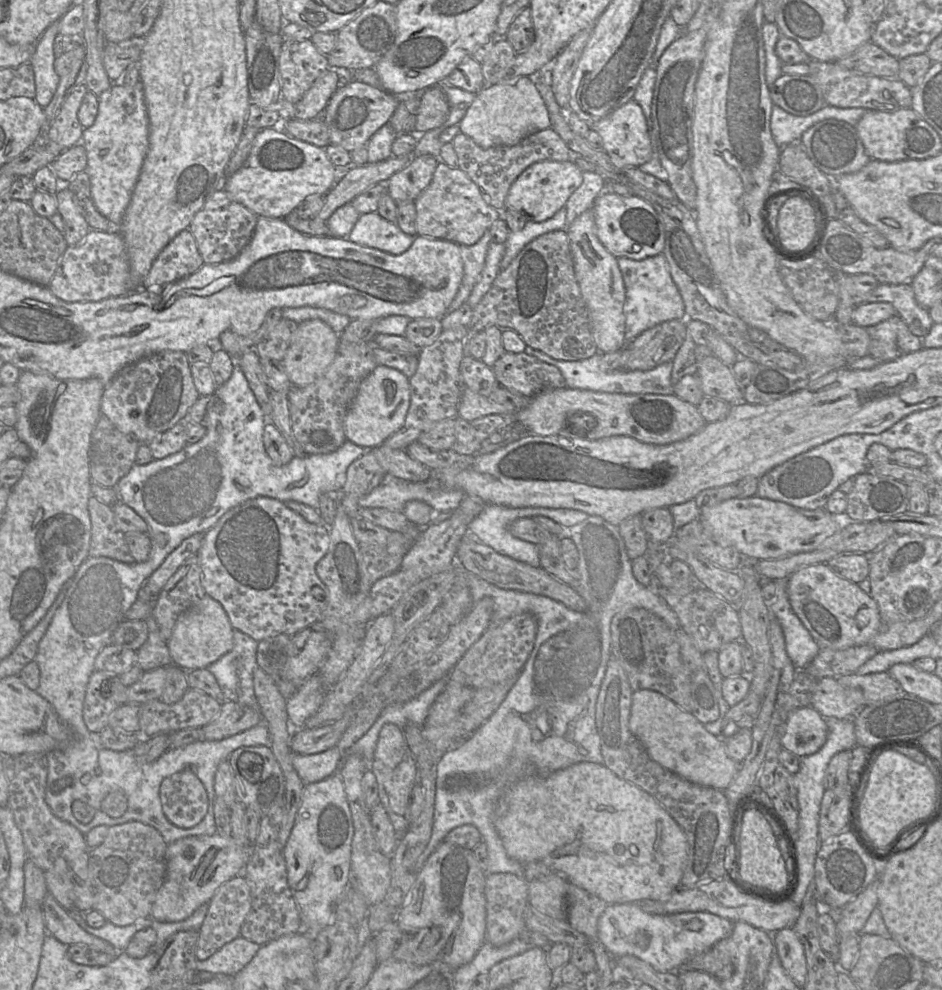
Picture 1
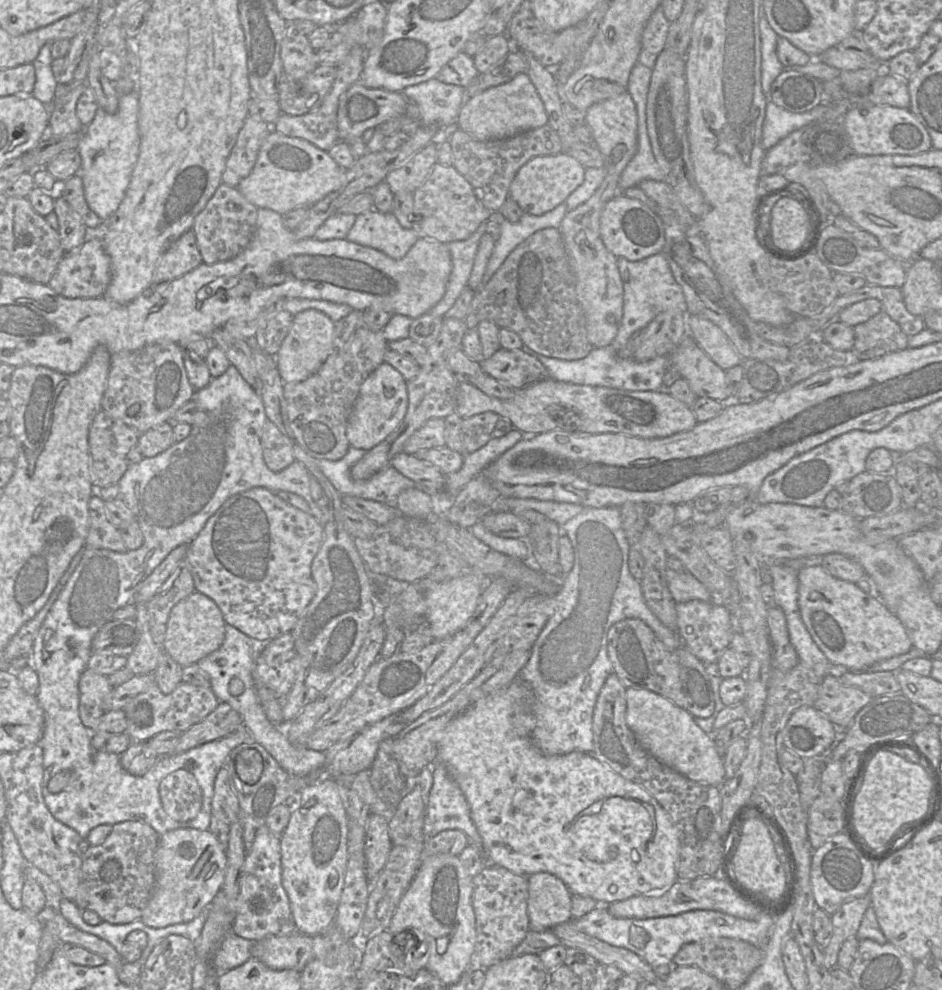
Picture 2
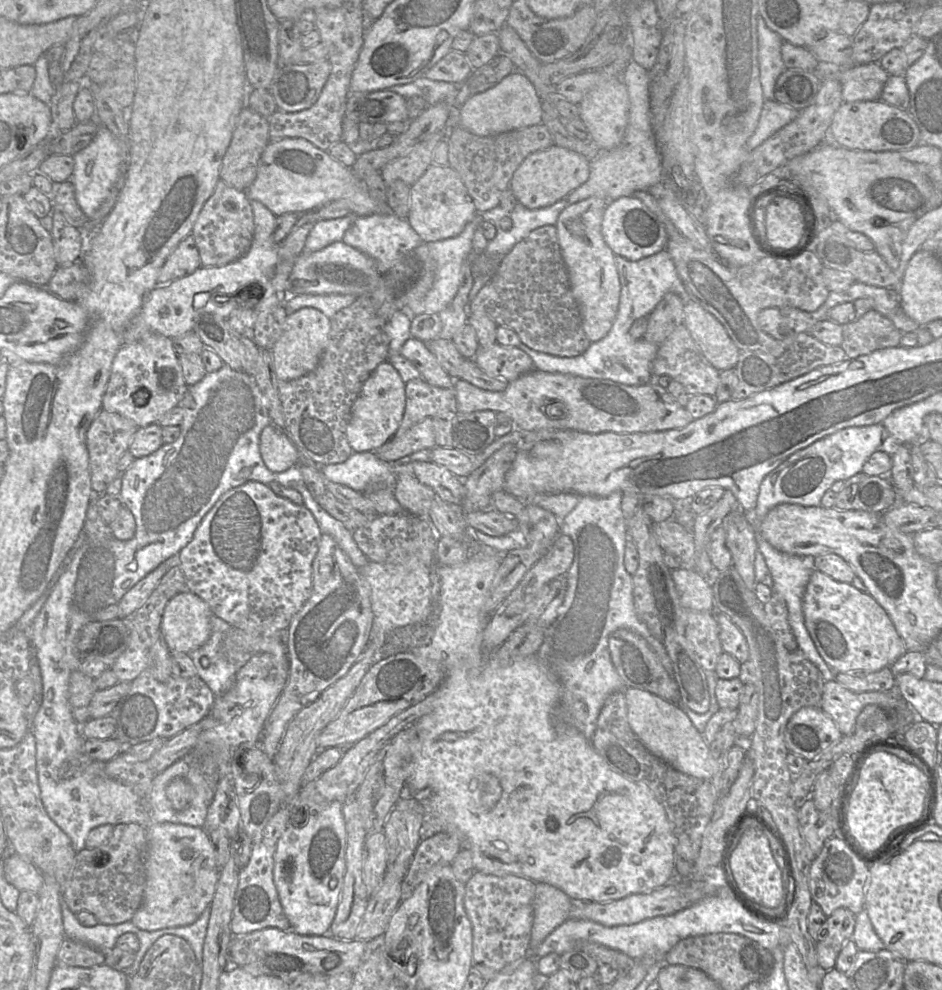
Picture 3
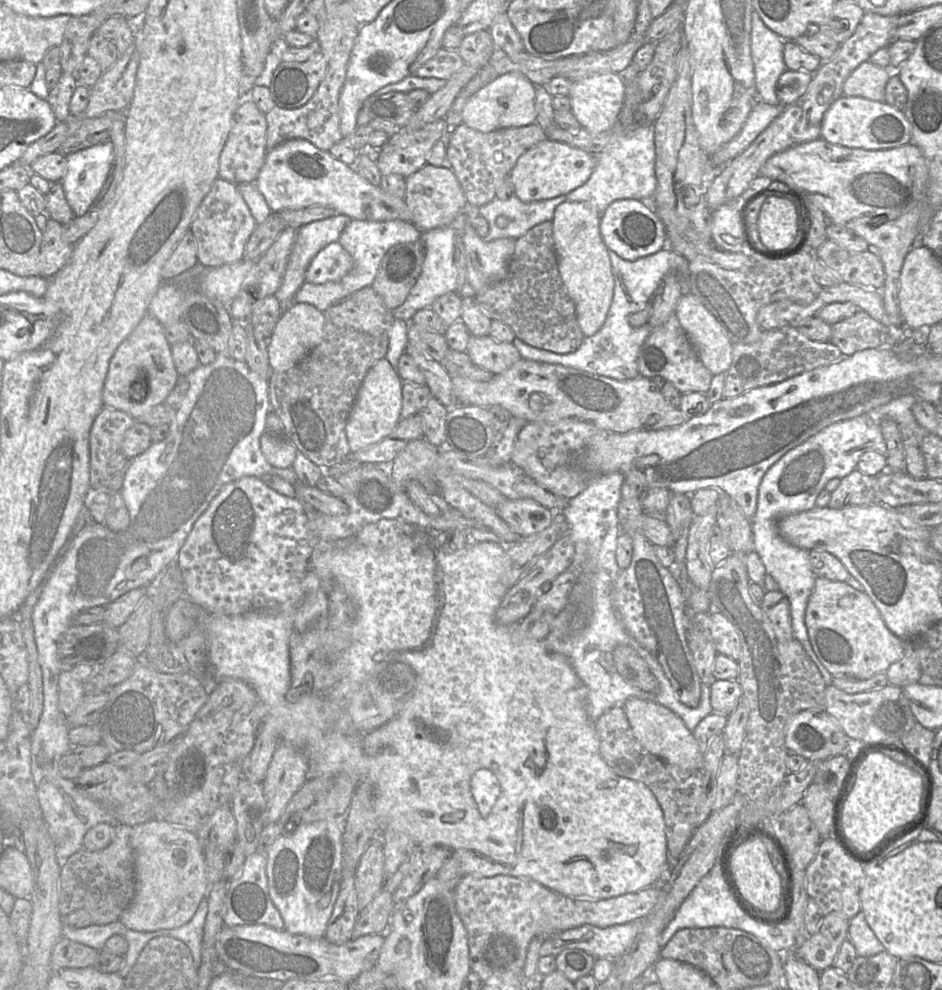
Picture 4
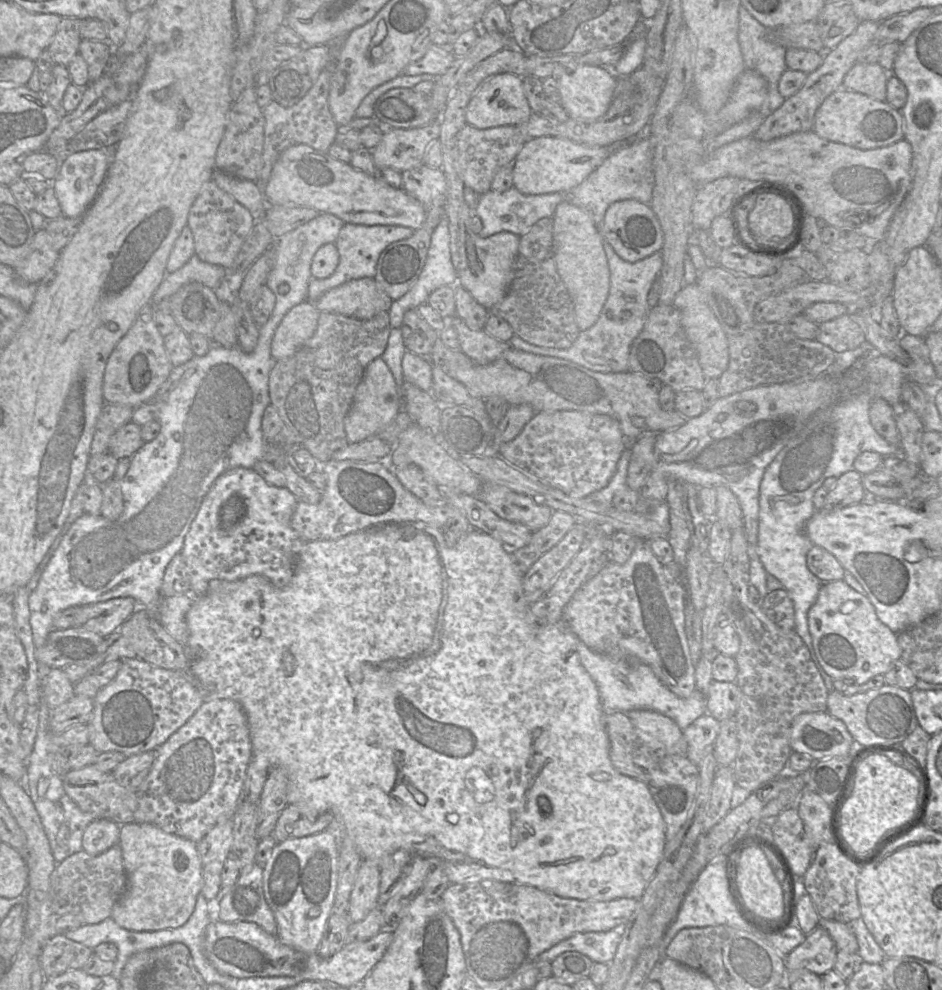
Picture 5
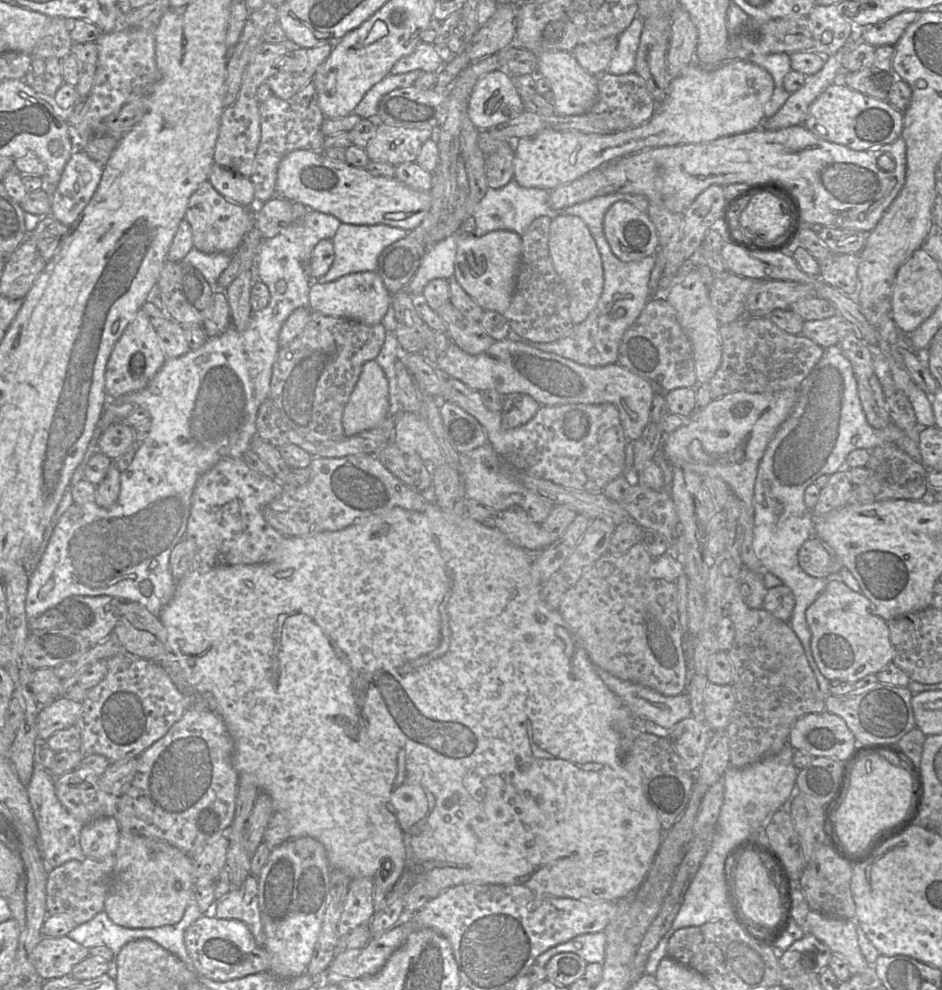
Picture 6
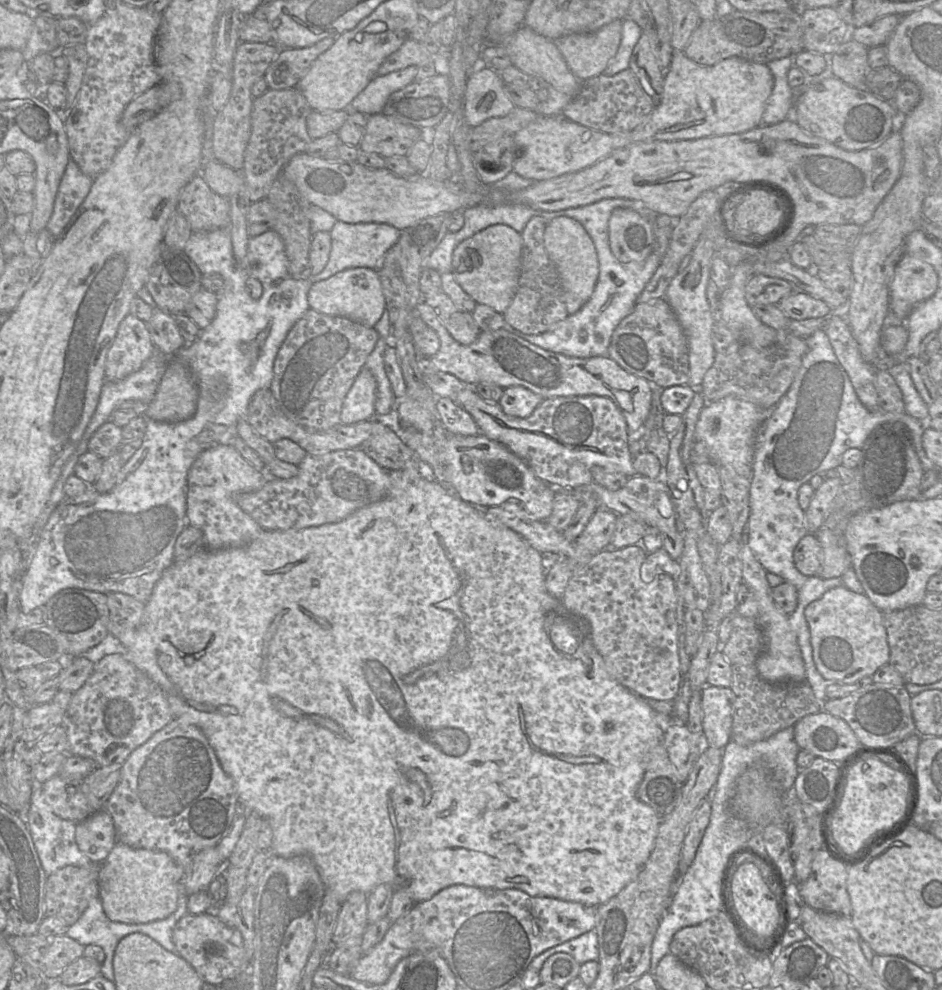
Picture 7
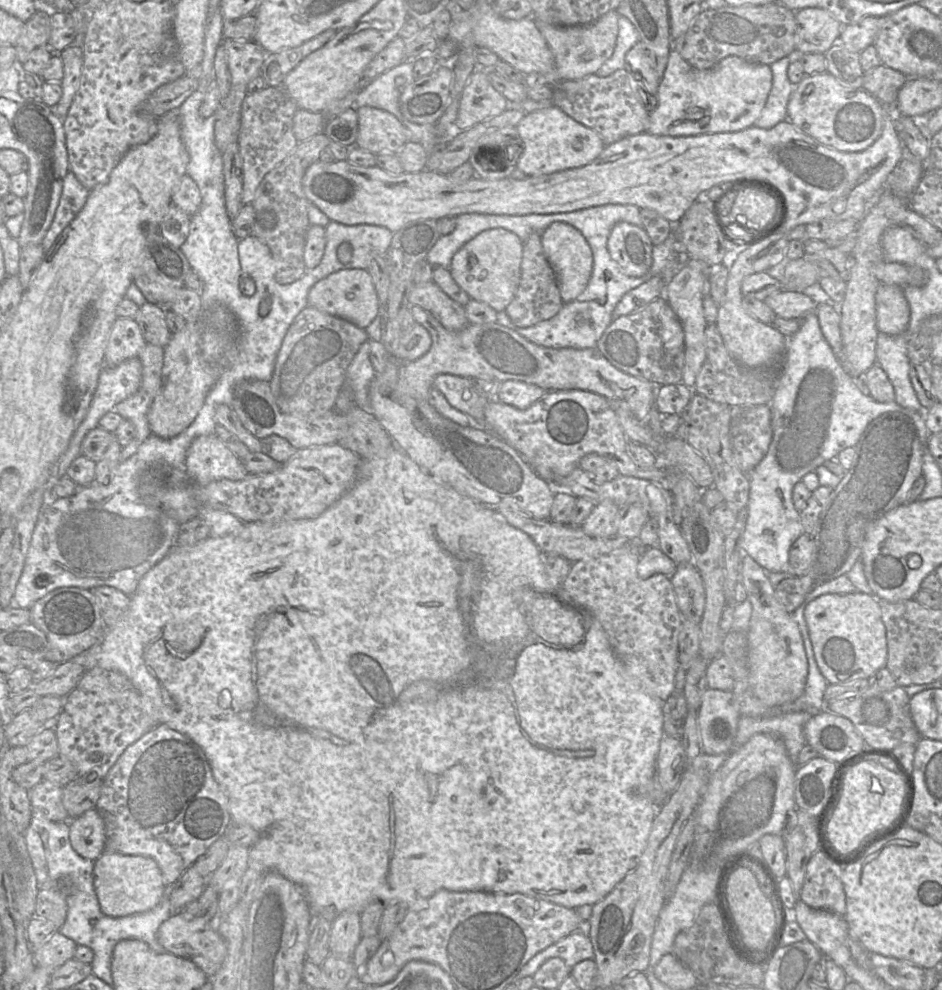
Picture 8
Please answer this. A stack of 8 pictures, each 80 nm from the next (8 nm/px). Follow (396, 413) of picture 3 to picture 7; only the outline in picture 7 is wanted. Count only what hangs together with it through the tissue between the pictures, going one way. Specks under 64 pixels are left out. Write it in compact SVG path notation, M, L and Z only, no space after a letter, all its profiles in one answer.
M365 366L344 398L340 419L345 425L370 420L375 417L377 382Z

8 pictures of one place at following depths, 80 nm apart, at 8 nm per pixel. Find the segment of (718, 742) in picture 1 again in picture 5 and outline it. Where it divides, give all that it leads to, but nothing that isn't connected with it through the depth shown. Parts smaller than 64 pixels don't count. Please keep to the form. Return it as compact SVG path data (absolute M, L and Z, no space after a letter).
M632 710L626 713L633 725L657 738L669 753L686 756L687 742L682 730L670 718L652 710Z

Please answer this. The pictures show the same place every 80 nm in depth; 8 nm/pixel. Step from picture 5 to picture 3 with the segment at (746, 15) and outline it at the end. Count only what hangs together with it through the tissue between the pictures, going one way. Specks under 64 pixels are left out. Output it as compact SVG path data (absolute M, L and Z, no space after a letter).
M760 13L757 14L758 63L760 82L765 99L774 99L778 77L787 69L781 54L783 38L771 30Z

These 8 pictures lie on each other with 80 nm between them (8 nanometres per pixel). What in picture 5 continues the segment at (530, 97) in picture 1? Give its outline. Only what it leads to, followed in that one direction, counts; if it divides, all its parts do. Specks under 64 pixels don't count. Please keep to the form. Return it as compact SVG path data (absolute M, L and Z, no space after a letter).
M500 73L489 77L480 85L467 105L465 119L470 126L487 129L525 123L531 113L522 78L511 73Z

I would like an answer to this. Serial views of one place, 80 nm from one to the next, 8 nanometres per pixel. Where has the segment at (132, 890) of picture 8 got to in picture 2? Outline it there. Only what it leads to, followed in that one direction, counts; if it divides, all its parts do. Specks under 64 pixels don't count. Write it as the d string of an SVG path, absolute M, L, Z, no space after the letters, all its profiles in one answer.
M179 828L160 835L155 853L155 888L140 920L152 928L193 920L221 889L226 862L226 848L208 830Z

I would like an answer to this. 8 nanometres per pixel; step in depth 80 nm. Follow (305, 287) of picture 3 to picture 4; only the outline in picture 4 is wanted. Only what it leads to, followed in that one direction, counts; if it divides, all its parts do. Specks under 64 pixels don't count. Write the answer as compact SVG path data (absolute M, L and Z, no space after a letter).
M336 241L320 250L311 260L305 282L324 284L342 279L353 268L351 255Z

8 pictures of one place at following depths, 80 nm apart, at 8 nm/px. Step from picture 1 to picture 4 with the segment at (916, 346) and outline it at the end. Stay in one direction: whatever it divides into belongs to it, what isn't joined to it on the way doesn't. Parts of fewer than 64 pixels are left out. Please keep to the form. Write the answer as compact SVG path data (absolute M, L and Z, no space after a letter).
M859 310L853 316L831 325L829 342L845 356L871 348L893 349L895 329L887 329L866 312Z

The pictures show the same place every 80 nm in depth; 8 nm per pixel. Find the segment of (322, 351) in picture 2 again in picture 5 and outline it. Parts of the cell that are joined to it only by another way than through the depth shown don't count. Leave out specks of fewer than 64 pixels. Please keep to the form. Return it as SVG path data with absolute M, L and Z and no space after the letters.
M304 301L291 308L278 325L271 344L271 355L274 361L279 361L292 356L316 331L319 311L314 303Z

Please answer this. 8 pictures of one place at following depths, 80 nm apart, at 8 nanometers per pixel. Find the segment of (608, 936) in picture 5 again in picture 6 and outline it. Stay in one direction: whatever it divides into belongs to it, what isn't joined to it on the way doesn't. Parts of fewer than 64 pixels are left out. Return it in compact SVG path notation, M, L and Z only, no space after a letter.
M603 931L581 934L548 949L537 957L535 964L544 967L554 955L562 952L575 953L587 963L602 963L605 958L605 946L606 935Z

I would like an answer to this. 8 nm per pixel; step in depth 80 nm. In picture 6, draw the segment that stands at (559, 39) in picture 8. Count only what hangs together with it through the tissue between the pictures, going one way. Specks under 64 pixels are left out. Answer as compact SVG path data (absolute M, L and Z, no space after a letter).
M612 36L598 42L577 45L570 53L589 74L599 76L606 72L617 46L618 37Z

